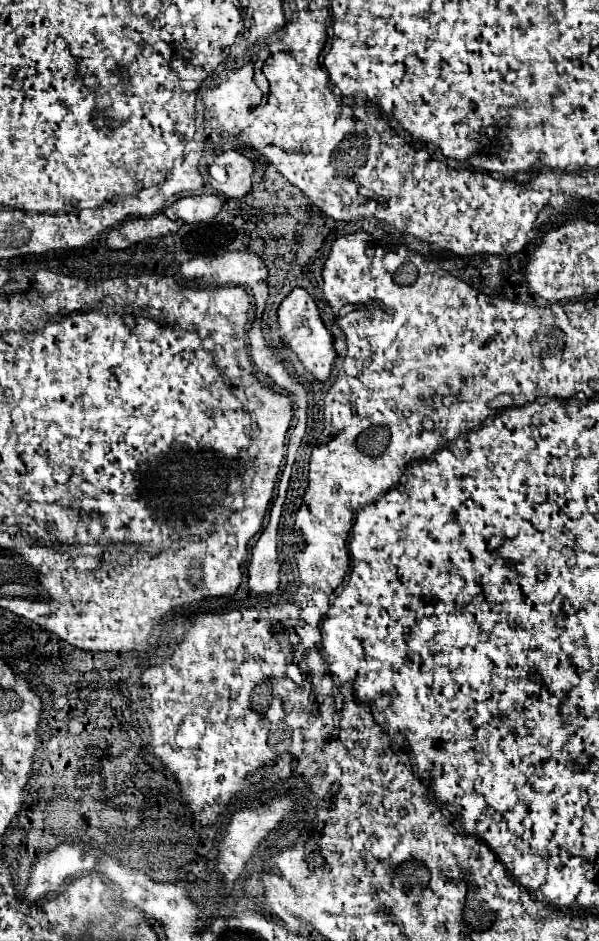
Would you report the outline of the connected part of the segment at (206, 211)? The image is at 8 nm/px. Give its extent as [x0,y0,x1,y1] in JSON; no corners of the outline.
[165,194,222,224]

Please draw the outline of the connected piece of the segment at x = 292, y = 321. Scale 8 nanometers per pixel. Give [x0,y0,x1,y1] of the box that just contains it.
[278,288,336,380]

